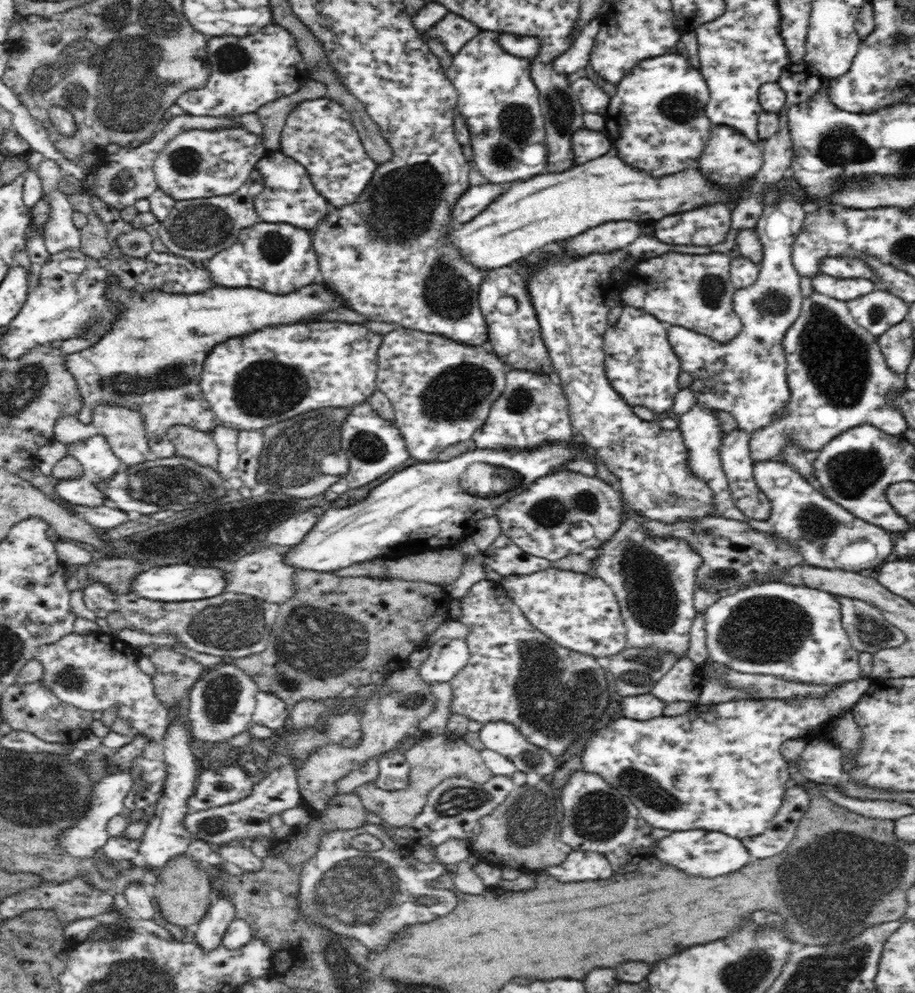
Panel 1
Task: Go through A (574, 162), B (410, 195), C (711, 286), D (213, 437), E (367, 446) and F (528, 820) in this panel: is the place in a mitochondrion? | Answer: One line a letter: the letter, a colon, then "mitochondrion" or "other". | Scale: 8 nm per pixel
A: other
B: mitochondrion
C: mitochondrion
D: other
E: mitochondrion
F: mitochondrion

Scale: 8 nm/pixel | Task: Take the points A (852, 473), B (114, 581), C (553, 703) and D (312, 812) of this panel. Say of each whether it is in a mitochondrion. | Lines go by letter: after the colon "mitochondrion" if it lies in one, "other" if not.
A: mitochondrion
B: other
C: mitochondrion
D: other

